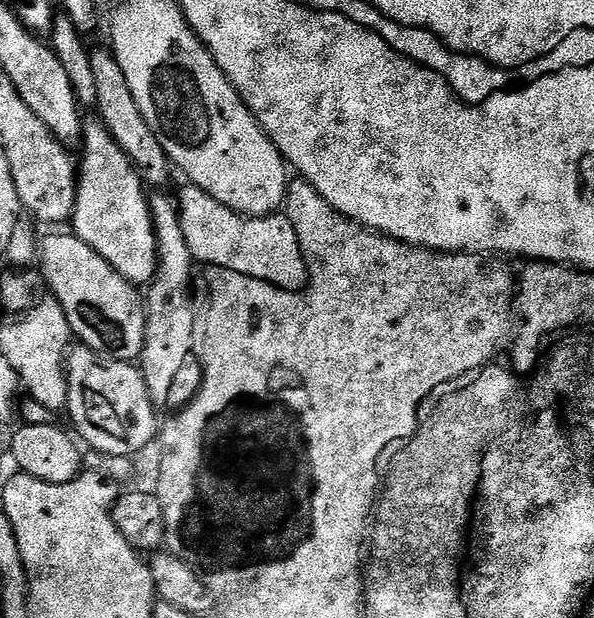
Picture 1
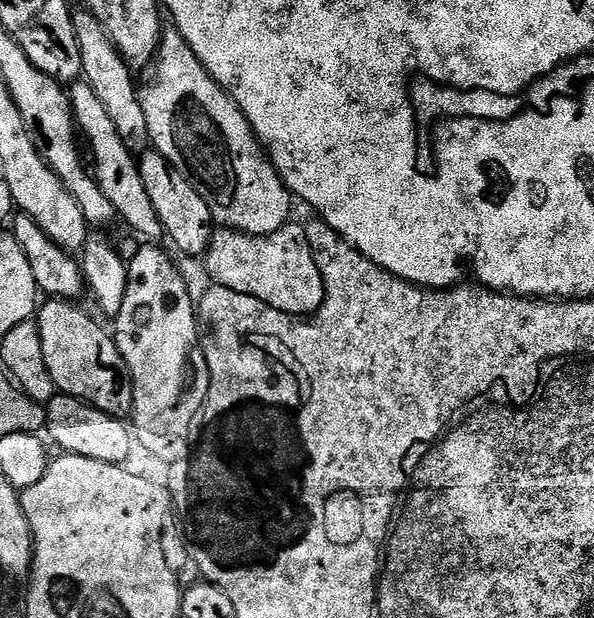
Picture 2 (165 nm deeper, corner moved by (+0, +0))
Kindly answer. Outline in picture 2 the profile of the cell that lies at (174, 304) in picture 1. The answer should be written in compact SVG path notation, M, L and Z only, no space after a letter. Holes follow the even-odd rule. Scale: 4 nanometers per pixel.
M141 245L127 261L127 265L126 298L122 298L122 310L114 317L114 339L132 379L130 424L134 429L135 443L139 447L141 444L156 460L175 462L188 453L194 425L201 415L208 394L208 369L204 366L197 370L196 381L188 388L188 364L195 362L195 344L200 340L200 332L196 329L198 304L194 296L192 300L192 292L183 274L159 245Z

